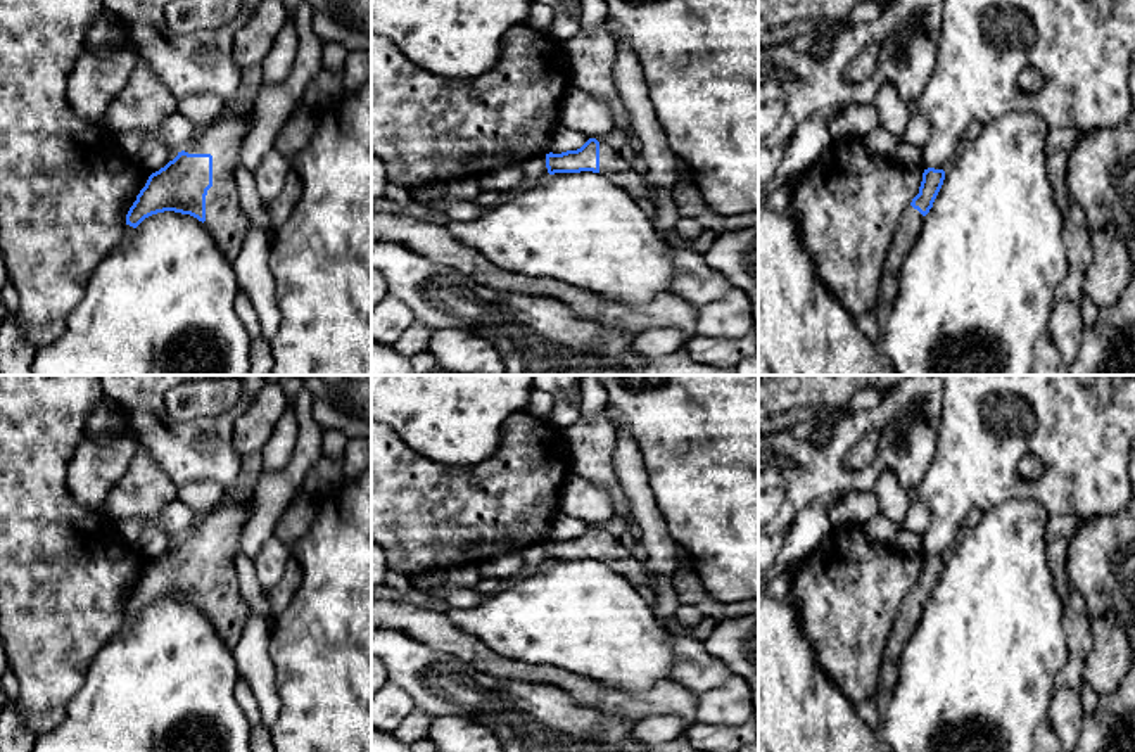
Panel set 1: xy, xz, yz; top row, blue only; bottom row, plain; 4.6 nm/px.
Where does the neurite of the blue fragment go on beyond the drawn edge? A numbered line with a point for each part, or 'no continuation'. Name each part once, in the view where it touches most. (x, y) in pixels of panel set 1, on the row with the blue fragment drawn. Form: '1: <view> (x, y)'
1: xy (227, 222)

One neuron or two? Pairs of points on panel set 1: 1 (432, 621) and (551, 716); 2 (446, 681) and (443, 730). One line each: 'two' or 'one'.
1: two
2: two

